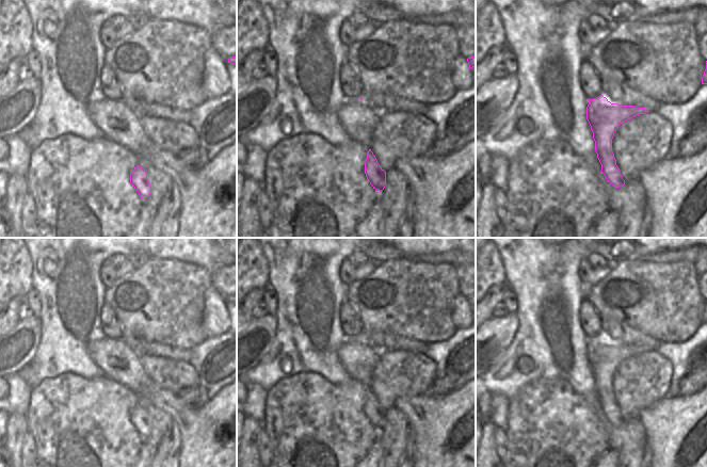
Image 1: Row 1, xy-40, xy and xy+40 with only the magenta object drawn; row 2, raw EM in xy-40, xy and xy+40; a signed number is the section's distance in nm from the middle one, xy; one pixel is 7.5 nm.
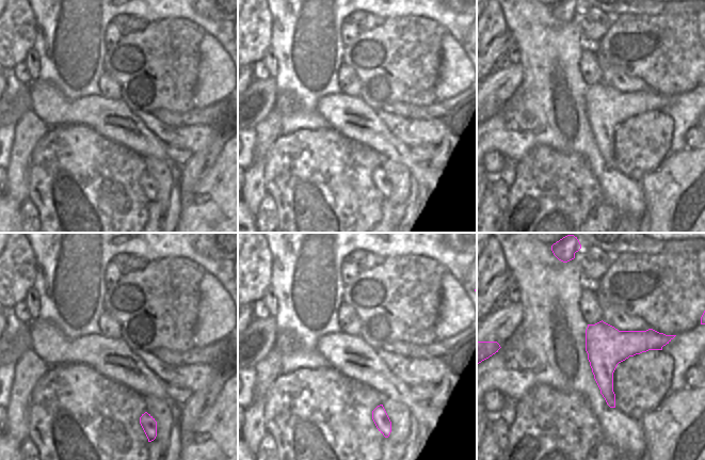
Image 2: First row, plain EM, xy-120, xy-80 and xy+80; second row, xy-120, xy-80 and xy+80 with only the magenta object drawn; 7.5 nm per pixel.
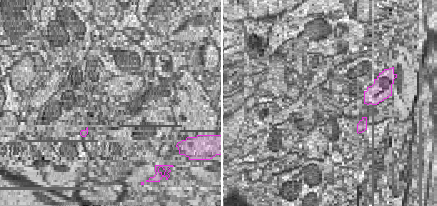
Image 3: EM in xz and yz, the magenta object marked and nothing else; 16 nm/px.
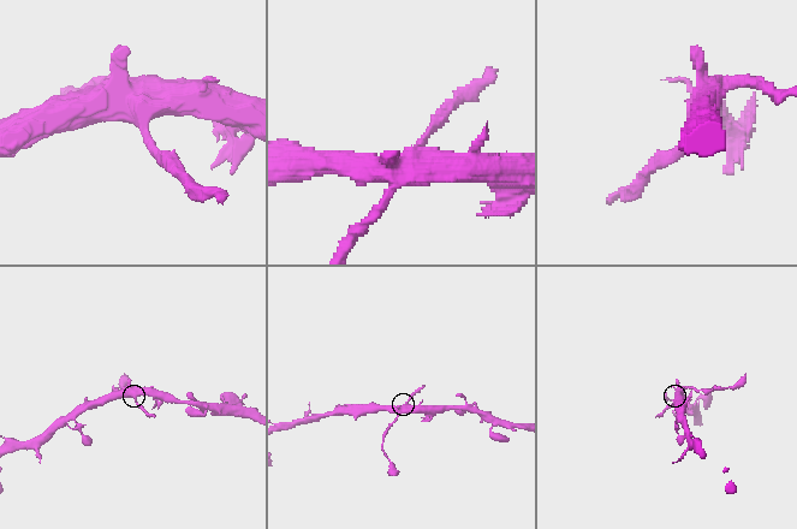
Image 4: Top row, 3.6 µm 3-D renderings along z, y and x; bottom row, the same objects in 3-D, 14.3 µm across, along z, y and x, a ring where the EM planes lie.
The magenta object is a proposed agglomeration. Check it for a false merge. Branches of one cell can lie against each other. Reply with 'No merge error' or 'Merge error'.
Merge error

